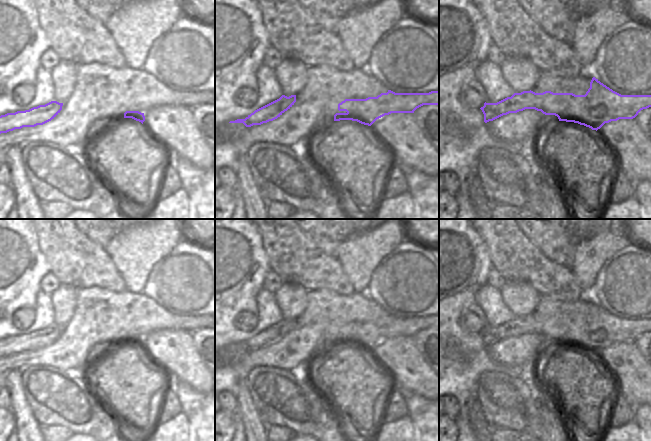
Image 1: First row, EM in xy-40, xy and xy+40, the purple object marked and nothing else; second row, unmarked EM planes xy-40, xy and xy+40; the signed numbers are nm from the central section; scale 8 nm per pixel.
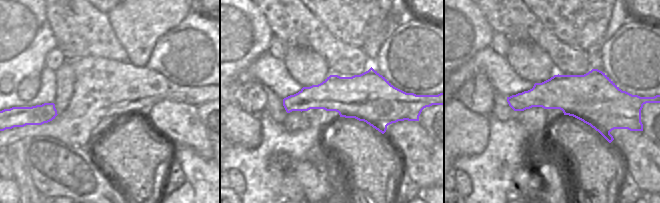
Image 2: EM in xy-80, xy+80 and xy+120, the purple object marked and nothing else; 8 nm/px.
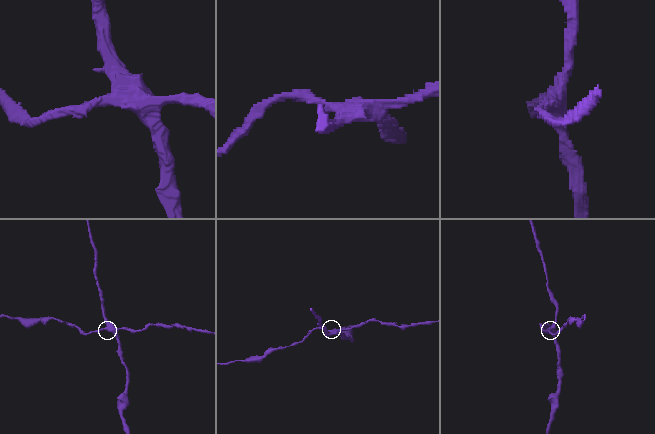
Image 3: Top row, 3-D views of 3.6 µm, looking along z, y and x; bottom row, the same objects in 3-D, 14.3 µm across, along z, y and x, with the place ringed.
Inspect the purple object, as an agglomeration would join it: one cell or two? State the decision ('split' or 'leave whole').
split

